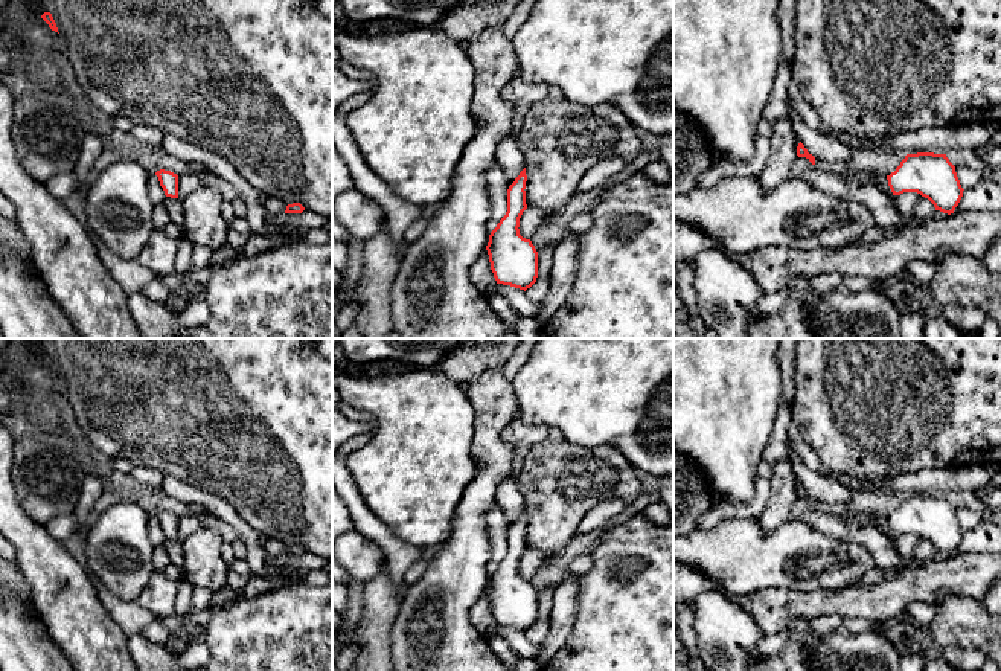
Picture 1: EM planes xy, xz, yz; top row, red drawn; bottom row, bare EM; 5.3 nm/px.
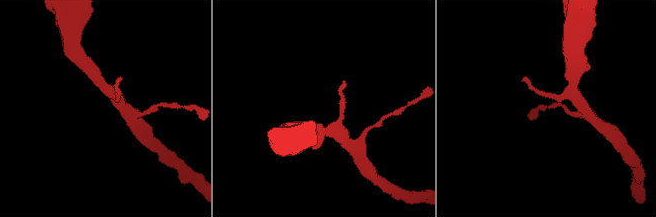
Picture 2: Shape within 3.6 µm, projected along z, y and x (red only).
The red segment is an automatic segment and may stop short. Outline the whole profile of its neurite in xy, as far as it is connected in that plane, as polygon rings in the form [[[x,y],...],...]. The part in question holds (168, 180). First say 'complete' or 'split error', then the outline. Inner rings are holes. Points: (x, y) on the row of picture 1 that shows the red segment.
complete | [[[165,169],[157,171],[155,175],[158,177],[165,195],[171,198],[178,198],[178,175]]]

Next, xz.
complete | [[[526,168],[507,189],[507,212],[489,235],[486,246],[497,284],[530,288],[538,278],[538,252],[520,235],[520,218],[526,204]]]

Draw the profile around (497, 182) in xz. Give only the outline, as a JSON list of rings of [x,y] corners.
[[[495,163],[492,165],[486,172],[485,172],[489,194],[491,194],[491,204],[492,204],[492,212],[491,218],[488,220],[486,229],[491,235],[491,232],[497,227],[500,220],[506,215],[507,212],[507,177],[504,169]]]

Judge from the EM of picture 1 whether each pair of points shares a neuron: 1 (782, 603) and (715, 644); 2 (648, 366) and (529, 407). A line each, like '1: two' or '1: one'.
1: two
2: one

